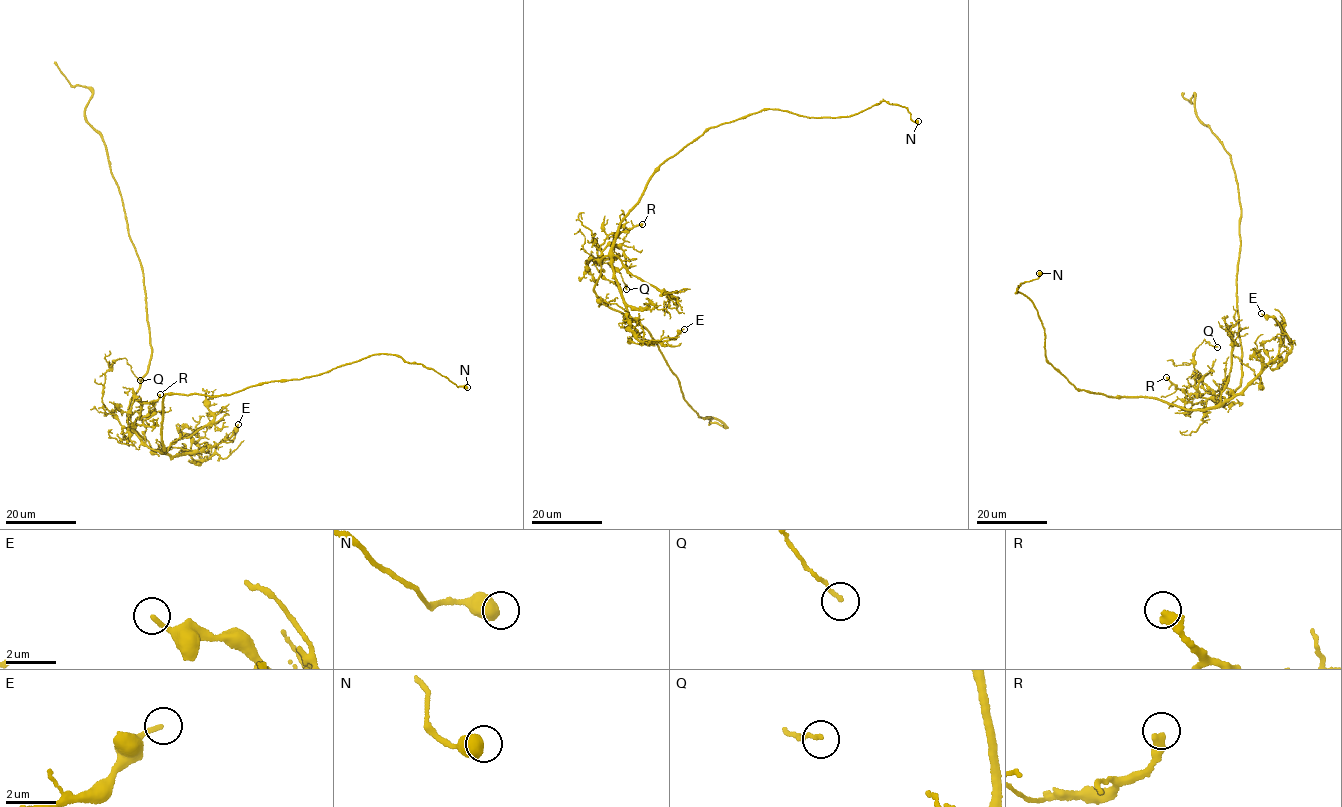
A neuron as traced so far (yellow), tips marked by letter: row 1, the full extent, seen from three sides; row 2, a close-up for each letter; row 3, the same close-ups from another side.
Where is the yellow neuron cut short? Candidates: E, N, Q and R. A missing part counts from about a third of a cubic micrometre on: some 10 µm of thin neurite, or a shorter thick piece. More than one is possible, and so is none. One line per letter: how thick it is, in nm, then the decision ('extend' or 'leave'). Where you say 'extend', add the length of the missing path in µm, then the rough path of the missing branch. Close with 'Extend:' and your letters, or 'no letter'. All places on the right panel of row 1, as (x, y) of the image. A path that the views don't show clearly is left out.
E: 180 nm | leave
N: 650 nm | leave
Q: 140 nm | leave
R: 440 nm | leave
Extend: no letter

